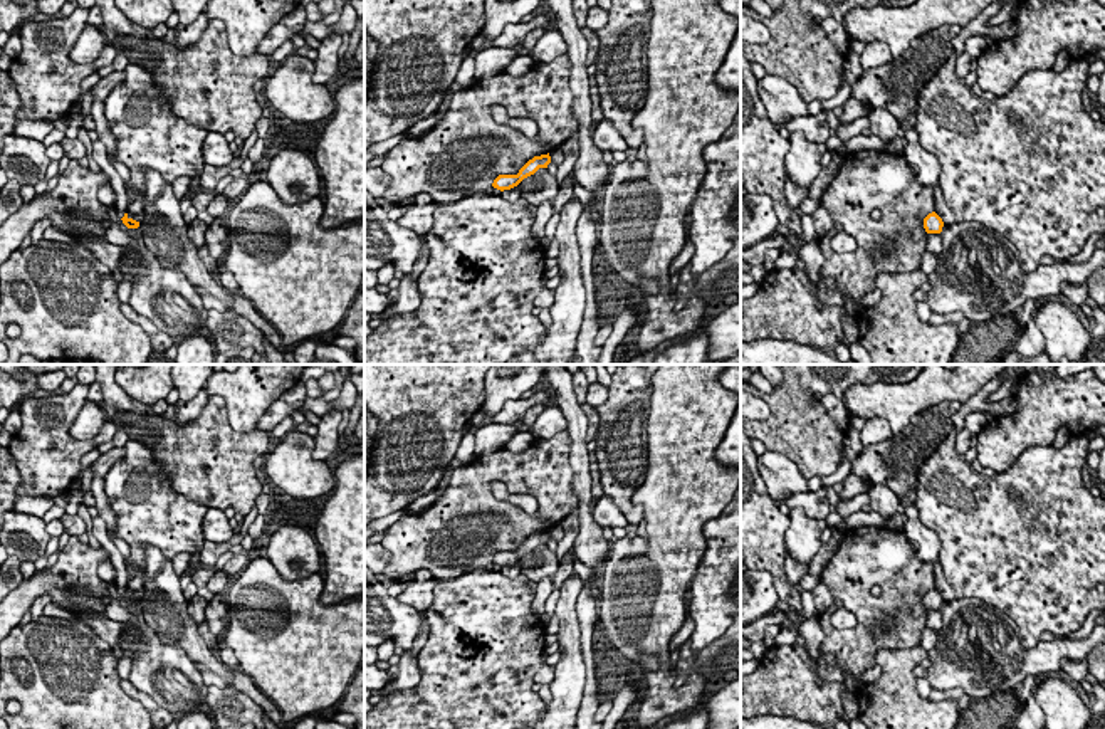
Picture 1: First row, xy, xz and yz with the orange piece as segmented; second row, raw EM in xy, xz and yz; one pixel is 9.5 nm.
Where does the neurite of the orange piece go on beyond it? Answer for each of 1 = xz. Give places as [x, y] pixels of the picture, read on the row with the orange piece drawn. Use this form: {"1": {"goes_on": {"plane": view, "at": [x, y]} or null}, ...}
{"1": {"goes_on": null}}

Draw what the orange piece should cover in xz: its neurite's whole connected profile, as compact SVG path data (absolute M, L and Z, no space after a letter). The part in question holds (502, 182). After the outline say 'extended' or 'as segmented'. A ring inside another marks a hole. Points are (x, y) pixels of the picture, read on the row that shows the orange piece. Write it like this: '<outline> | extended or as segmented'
M549 153L534 156L519 170L517 175L499 175L494 180L492 186L500 191L511 190L511 188L517 186L524 178L534 175L539 168L547 168L549 163L551 163Z | as segmented

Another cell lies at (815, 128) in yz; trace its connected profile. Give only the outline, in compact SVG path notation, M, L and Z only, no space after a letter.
M826 111L816 116L799 116L786 123L786 129L791 133L801 131L809 143L825 144L830 138L830 126L826 121Z

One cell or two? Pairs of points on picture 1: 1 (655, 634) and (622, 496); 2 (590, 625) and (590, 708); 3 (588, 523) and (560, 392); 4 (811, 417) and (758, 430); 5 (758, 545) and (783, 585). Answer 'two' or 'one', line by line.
1: two
2: one
3: one
4: one
5: one

